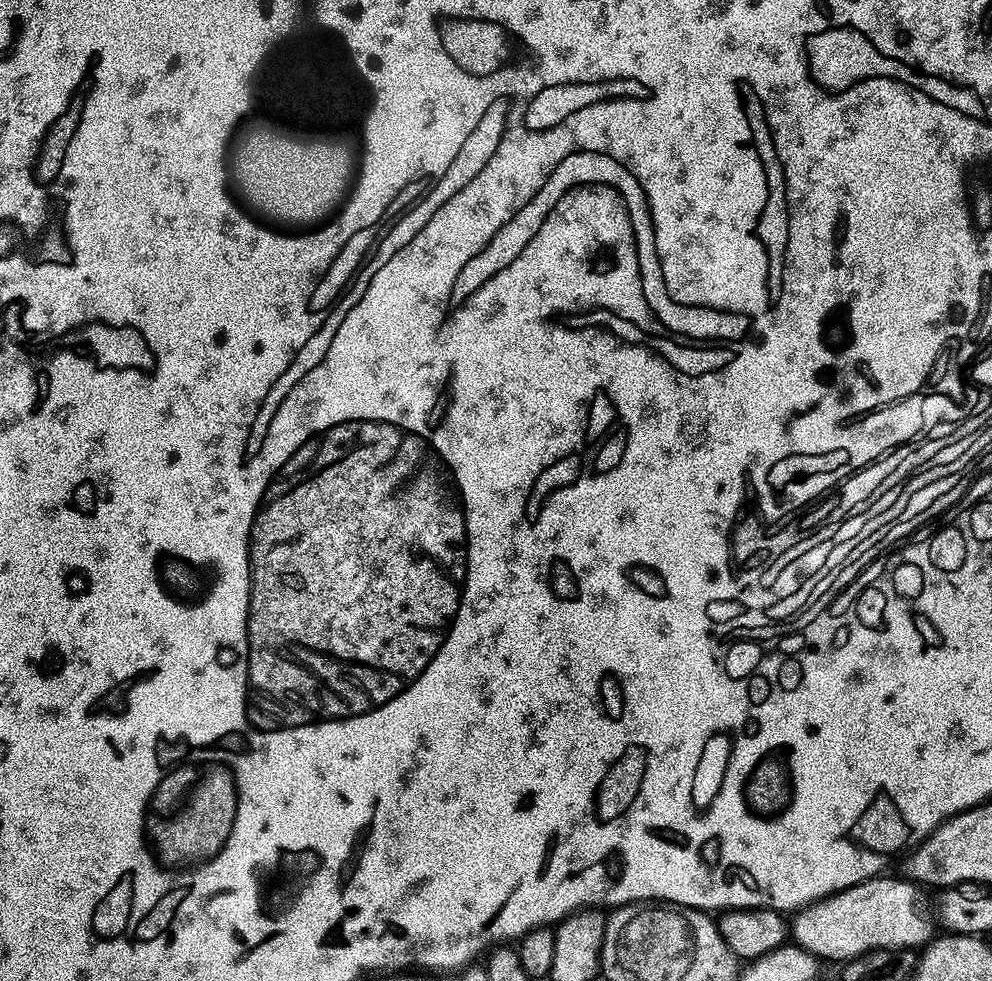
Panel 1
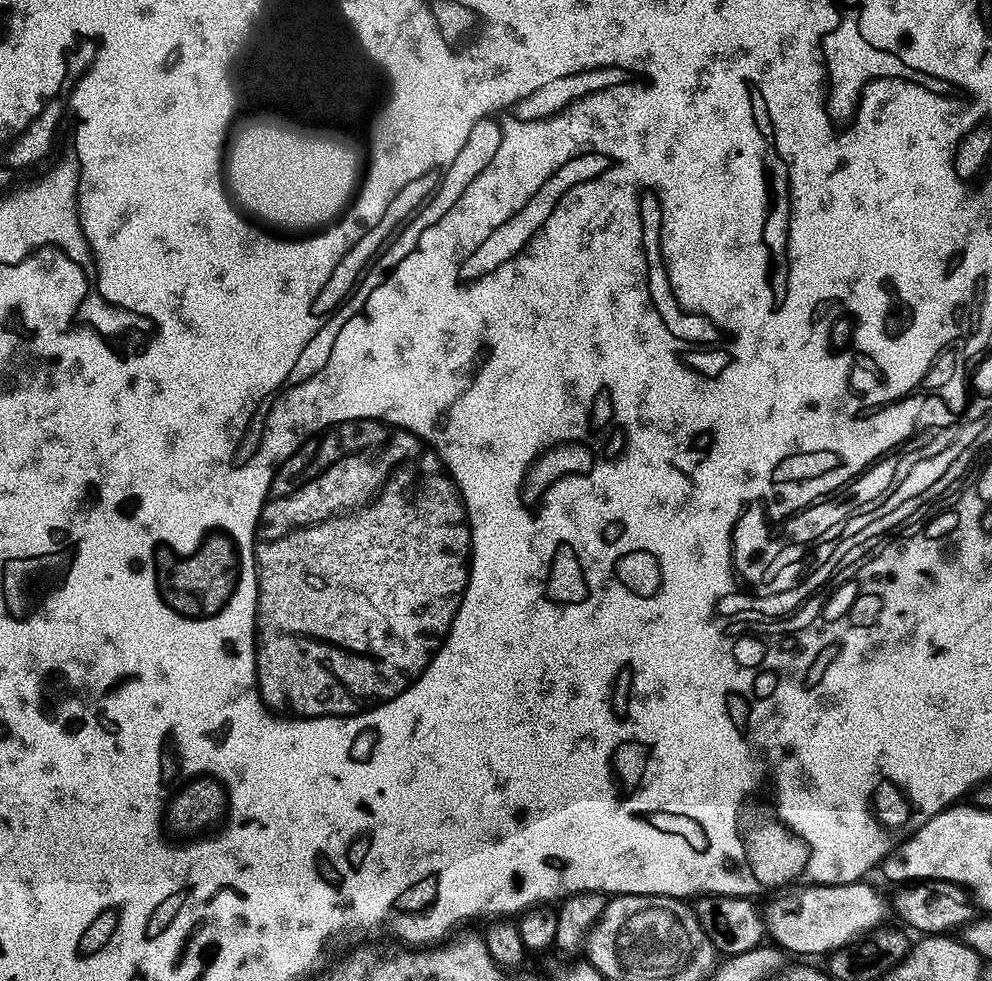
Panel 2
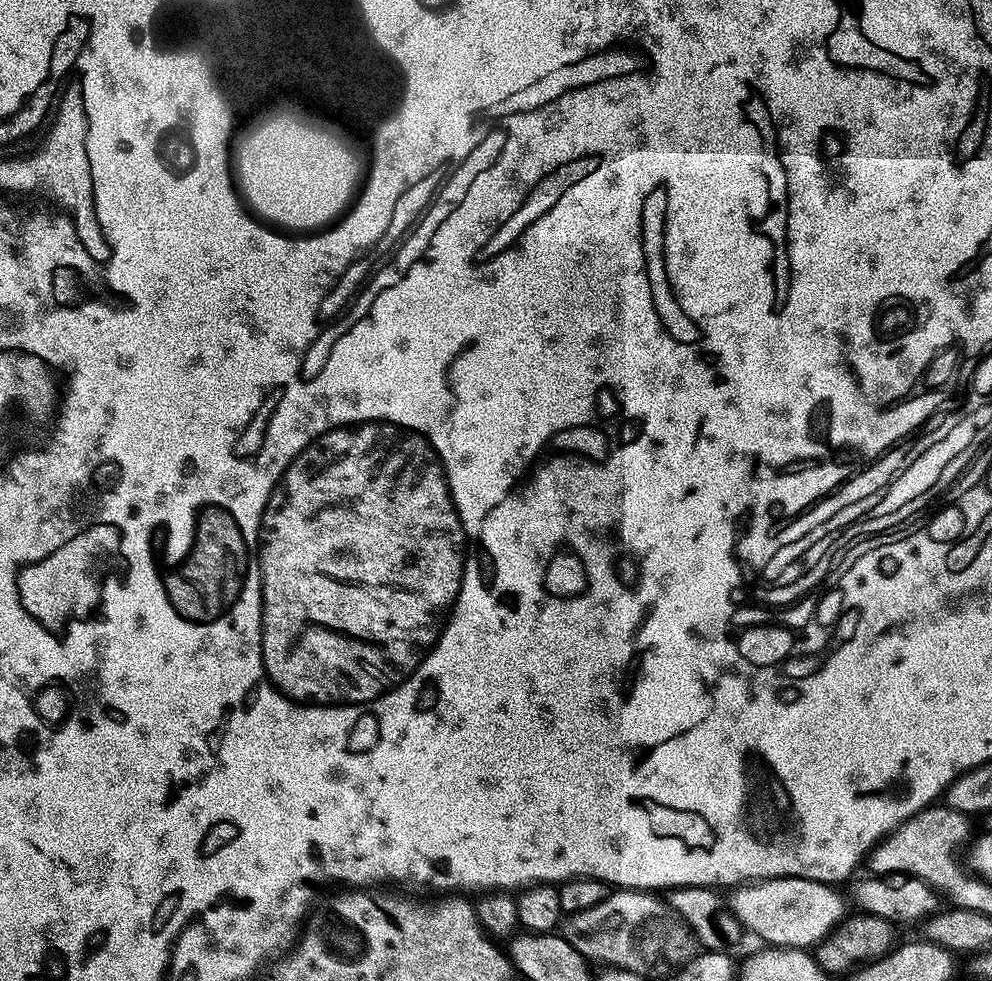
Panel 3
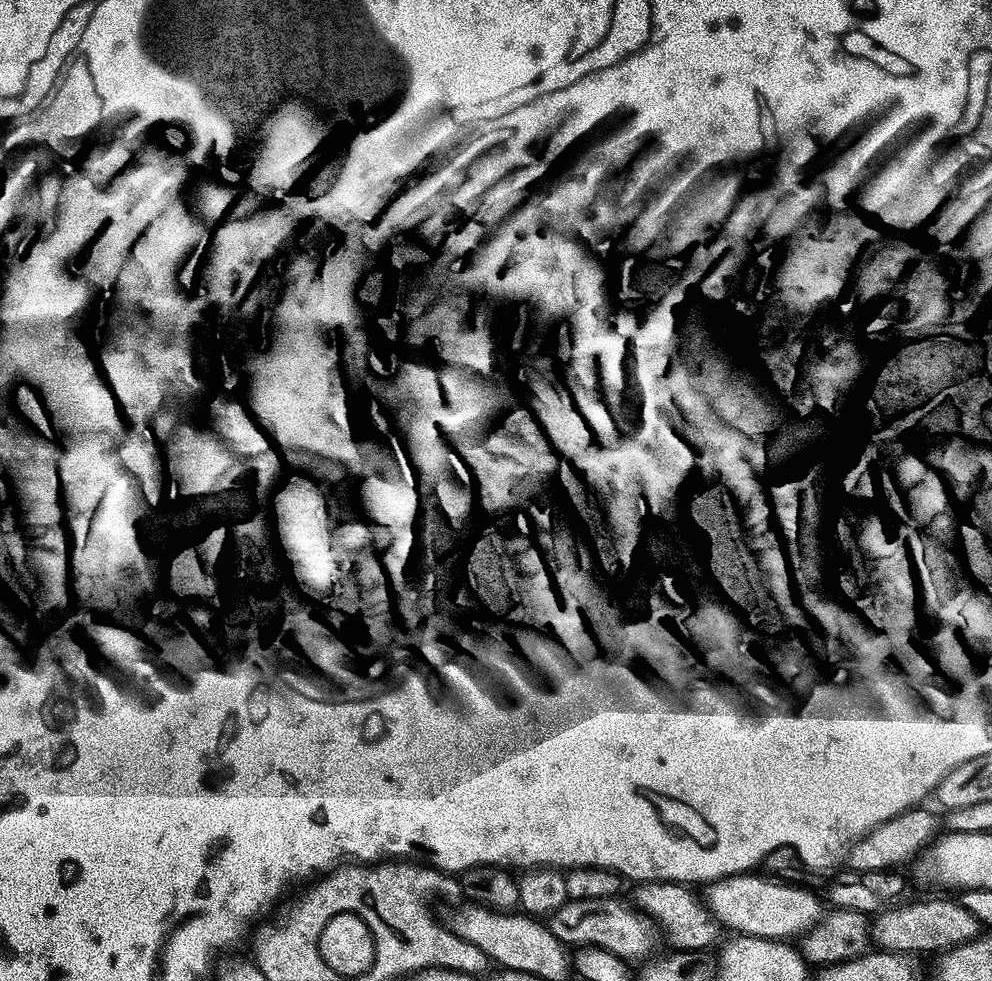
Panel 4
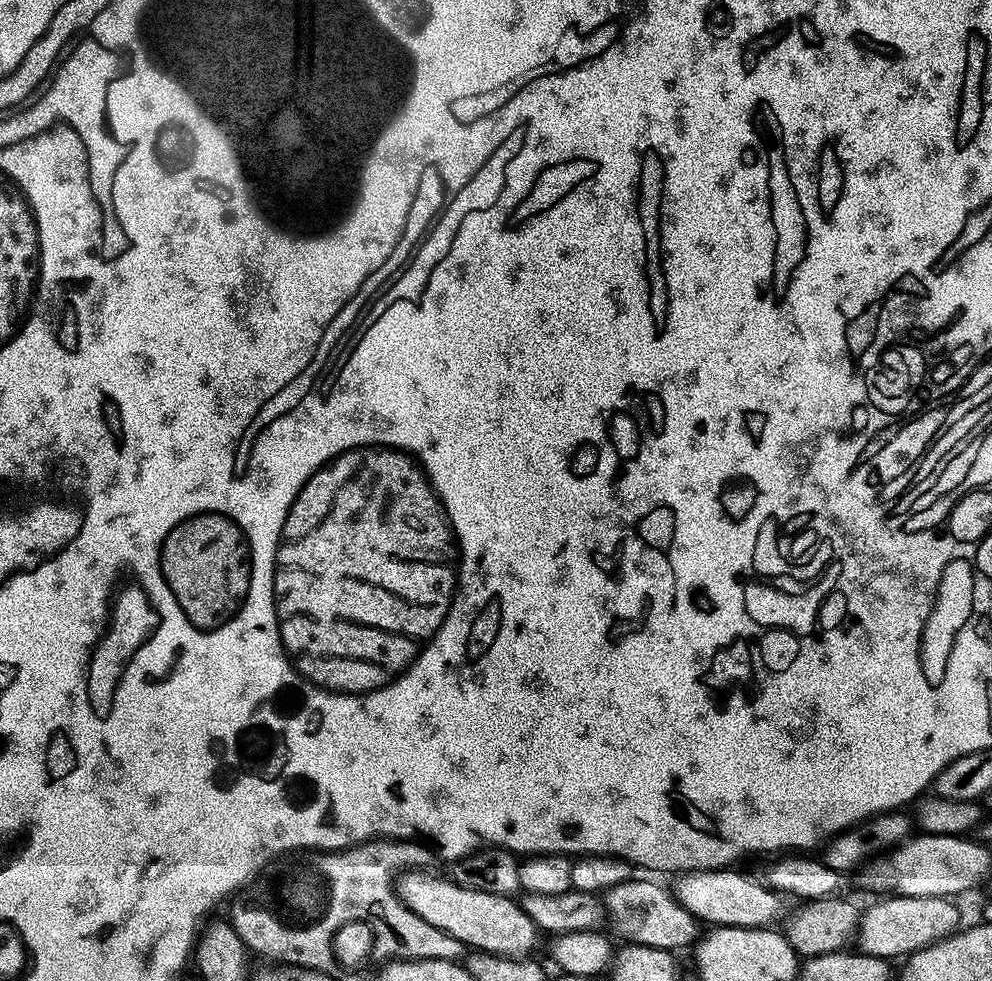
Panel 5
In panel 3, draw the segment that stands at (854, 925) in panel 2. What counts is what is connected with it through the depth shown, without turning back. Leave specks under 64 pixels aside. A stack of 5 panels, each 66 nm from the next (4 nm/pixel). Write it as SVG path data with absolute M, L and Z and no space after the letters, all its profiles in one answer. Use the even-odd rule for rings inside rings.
M778 876L774 880L749 882L737 887L731 893L730 907L745 929L764 940L760 942L765 945L808 950L821 940L827 940L845 919L844 900L836 891L833 885L822 880Z

